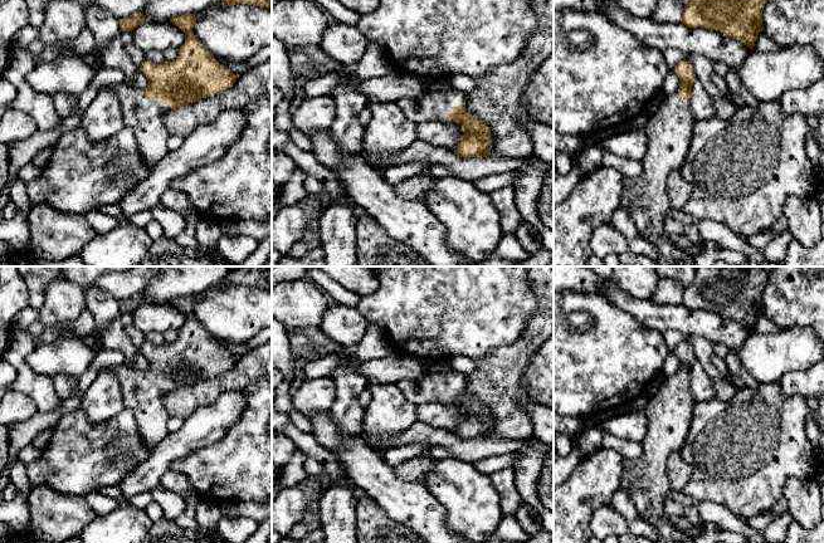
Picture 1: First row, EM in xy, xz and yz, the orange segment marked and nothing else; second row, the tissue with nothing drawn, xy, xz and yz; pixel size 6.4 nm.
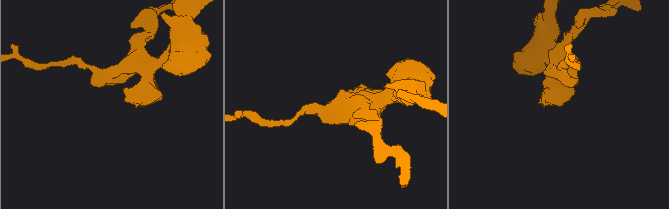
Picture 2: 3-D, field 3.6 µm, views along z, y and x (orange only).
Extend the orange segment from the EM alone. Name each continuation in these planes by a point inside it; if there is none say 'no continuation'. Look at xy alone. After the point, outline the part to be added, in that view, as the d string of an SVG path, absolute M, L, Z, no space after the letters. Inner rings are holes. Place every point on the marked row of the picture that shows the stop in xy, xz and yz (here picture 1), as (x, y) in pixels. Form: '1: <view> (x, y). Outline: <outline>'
1: xy (144, 116). Outline: M126 82L108 88L120 98L125 126L133 129L141 160L147 166L155 166L169 153L170 134L161 121L164 114L172 108L146 98L143 89Z

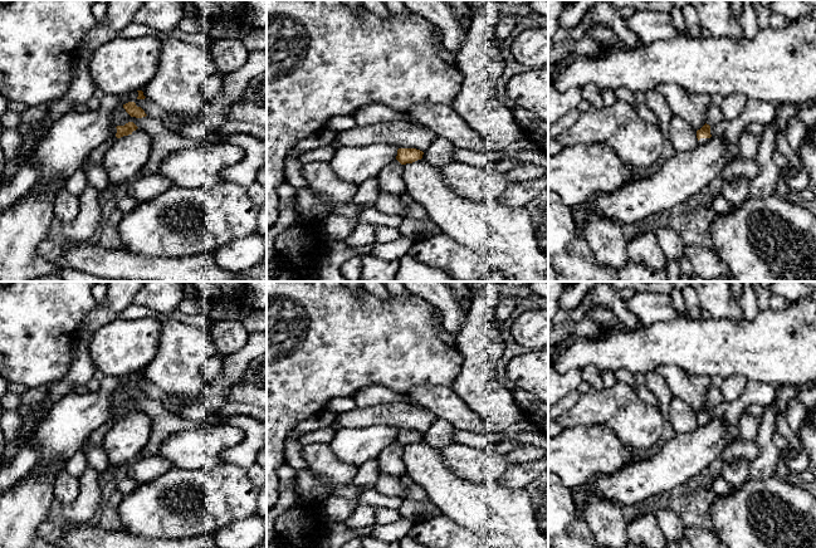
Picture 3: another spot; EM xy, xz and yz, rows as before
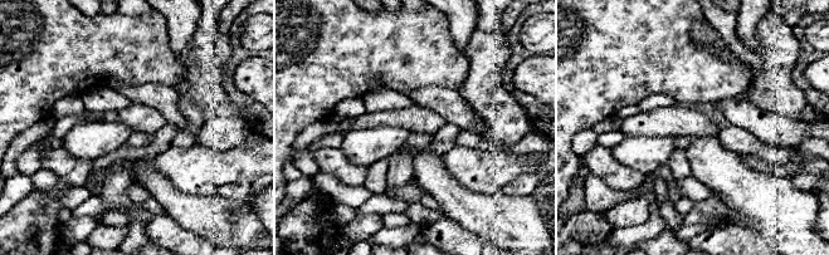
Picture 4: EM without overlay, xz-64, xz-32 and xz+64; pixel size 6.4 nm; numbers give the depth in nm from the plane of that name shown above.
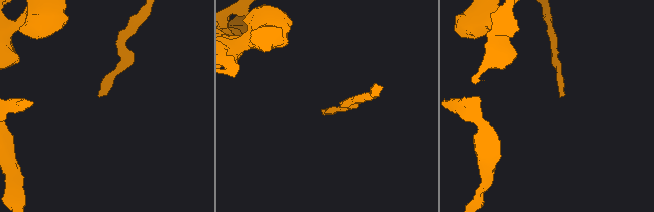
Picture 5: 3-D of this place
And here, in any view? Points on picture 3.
no continuation

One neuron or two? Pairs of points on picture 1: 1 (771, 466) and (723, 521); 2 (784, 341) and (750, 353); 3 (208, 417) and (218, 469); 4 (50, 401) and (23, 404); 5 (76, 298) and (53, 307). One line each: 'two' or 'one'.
1: two
2: one
3: two
4: two
5: one

